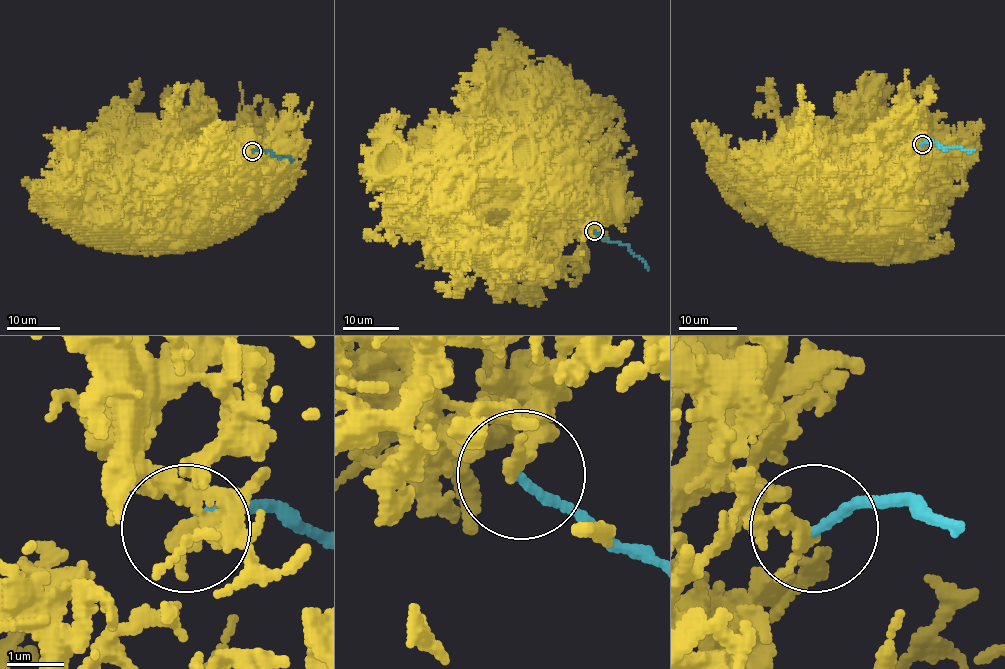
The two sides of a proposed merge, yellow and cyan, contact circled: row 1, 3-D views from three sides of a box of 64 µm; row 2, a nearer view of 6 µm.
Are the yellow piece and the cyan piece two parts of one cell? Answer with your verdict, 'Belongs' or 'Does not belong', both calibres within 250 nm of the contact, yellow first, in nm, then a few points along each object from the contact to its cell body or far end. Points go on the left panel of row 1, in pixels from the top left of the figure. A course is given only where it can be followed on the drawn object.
Does not belong. Thickness 320 nm (yellow) against 160 nm. Course of yellow: (252, 150), (205, 170), (161, 171), (131, 199), (116, 202), (71, 190), (79, 167), (97, 160). Course of cyan: (252, 150), (270, 151), (292, 160)

